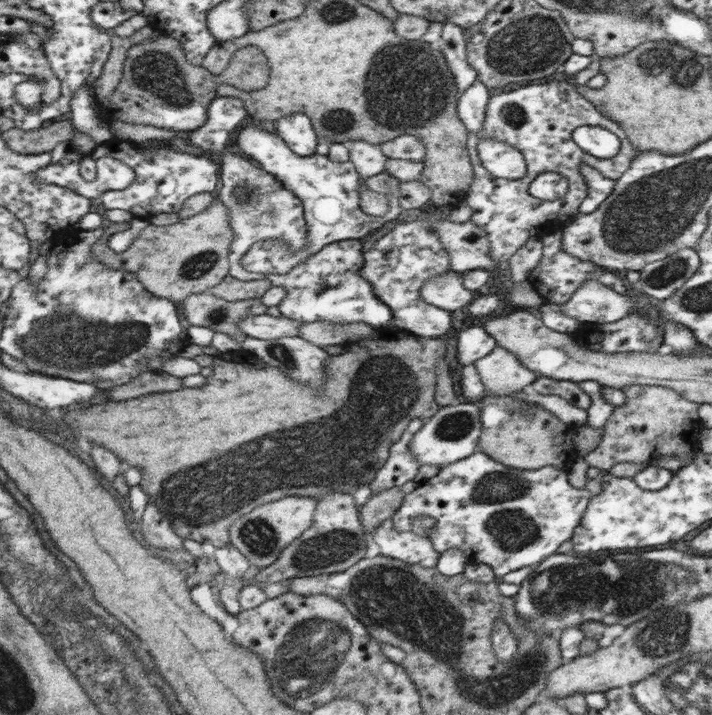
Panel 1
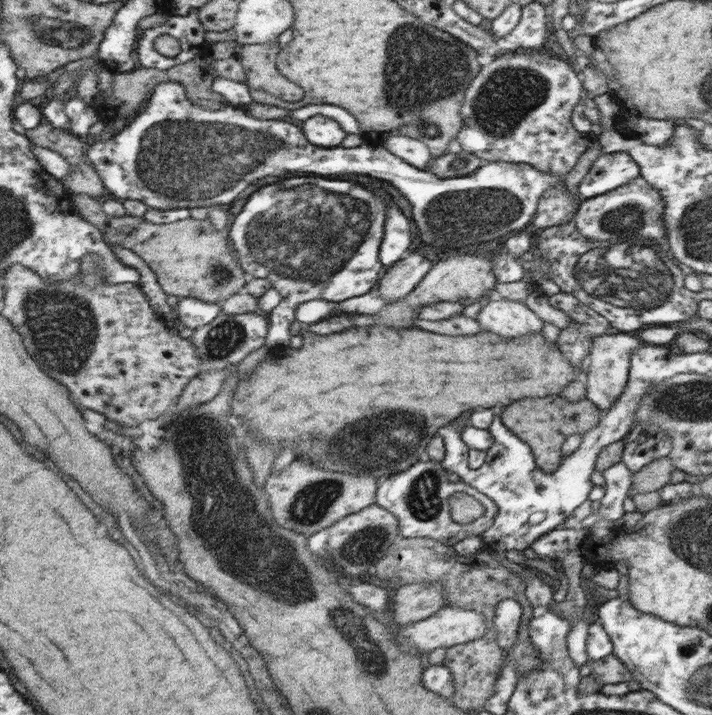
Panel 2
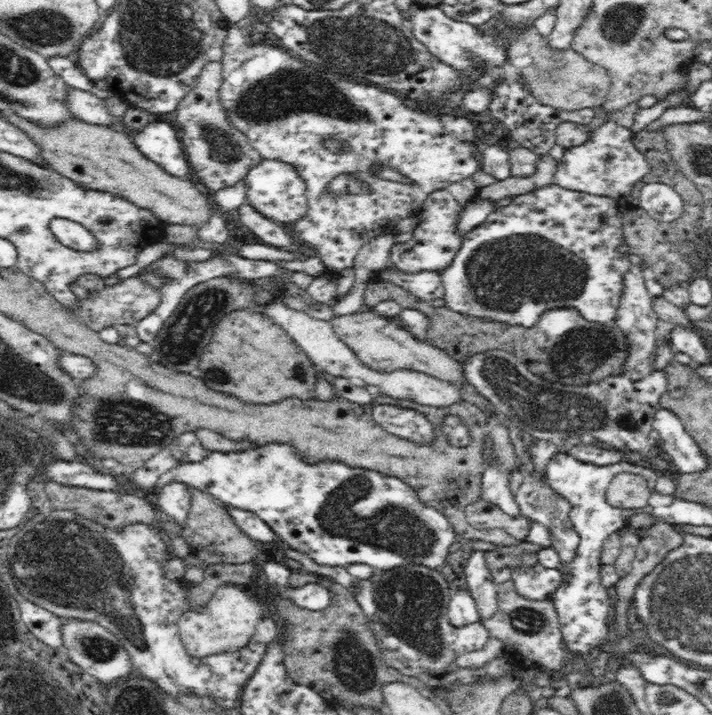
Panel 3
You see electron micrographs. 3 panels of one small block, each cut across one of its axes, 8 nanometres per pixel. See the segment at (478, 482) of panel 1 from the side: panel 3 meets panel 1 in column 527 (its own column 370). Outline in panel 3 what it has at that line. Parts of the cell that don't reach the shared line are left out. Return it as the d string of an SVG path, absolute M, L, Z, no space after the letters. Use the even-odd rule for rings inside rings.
M288 443L262 444L242 452L210 451L200 462L178 464L164 472L147 492L159 494L164 485L183 482L207 492L222 504L257 514L276 533L286 548L306 554L320 566L368 564L379 570L392 570L406 564L419 564L432 570L447 568L446 558L462 541L448 518L436 508L421 502L416 489L395 476L352 467L339 460L308 463Z

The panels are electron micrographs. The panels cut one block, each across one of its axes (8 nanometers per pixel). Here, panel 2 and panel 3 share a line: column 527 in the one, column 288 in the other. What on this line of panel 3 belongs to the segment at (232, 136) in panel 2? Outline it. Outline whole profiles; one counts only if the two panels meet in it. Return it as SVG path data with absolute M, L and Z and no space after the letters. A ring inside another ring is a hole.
M264 159L255 168L252 168L245 178L245 190L247 203L278 224L294 224L298 218L306 216L308 212L308 195L306 195L306 183L298 175L297 171L281 160Z

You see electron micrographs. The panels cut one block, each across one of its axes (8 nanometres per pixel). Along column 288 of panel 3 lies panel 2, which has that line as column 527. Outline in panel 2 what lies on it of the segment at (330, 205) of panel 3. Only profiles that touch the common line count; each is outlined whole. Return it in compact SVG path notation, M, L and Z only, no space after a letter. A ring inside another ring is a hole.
M543 48L519 52L528 52L528 54L506 54L506 56L500 56L500 58L496 57L494 62L483 62L483 64L488 64L488 66L482 66L482 70L479 70L476 78L472 79L468 90L466 90L466 98L464 98L464 102L462 102L461 117L463 125L457 134L457 140L462 150L480 156L483 160L488 160L488 163L510 162L530 164L530 166L542 173L564 176L565 180L566 175L578 164L578 158L588 150L588 144L590 144L590 135L574 129L570 121L572 110L574 110L578 102L587 95L587 92L583 88L583 83L576 77L577 73L573 71L572 64L568 61L561 60L557 56L554 58L552 53L545 51Z

